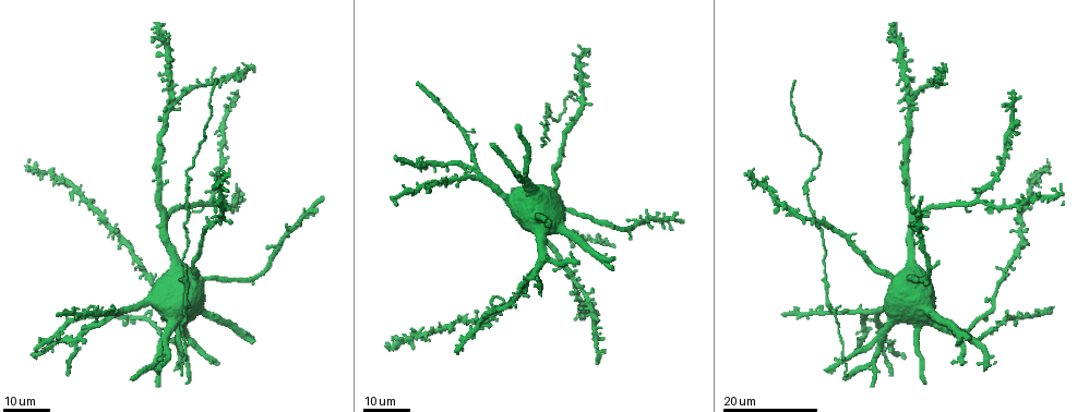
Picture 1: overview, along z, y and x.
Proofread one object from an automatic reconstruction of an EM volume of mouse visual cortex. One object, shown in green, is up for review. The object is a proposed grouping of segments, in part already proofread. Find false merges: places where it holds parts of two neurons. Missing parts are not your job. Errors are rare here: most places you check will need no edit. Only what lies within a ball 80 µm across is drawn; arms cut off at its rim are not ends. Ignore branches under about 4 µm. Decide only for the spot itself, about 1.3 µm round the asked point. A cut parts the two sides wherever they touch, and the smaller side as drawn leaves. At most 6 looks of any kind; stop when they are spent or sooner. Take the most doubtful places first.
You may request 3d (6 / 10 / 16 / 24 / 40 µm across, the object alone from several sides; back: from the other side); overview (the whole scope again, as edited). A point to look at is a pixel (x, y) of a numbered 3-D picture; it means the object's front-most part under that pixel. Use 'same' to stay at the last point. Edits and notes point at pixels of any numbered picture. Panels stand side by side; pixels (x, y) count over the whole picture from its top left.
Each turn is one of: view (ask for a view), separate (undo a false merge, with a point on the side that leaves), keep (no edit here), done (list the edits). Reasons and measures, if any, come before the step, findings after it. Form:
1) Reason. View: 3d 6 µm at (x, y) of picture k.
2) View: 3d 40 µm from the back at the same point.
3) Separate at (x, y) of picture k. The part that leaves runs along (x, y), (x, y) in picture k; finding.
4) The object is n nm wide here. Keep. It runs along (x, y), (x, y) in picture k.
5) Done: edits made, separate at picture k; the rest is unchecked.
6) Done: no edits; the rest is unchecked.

Four-way junction. View: 3d 24 µm at (865, 314) of picture 1.

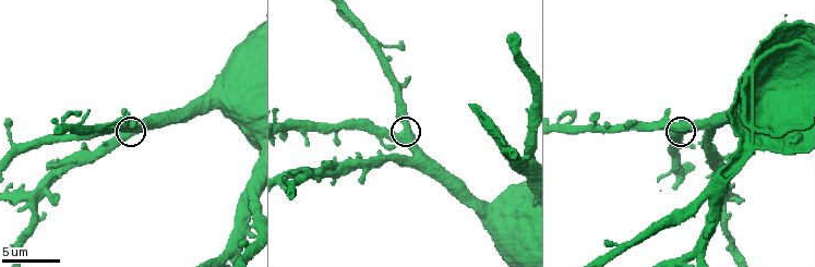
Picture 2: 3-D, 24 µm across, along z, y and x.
View: 3d 10 µm at (403, 130) of picture 2.

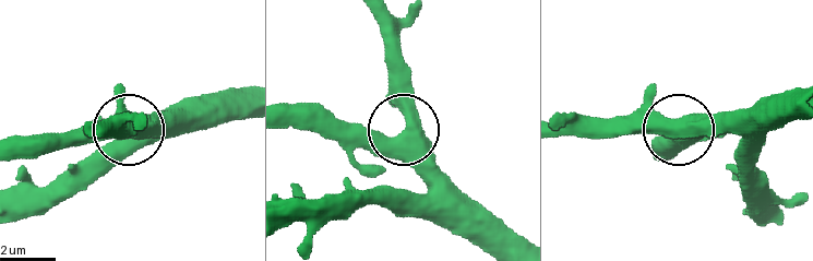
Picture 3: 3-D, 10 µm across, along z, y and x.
Keep. All the same neuron.

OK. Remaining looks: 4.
Calibre changes. View: 3d 16 µm at (77, 152) of picture 2.

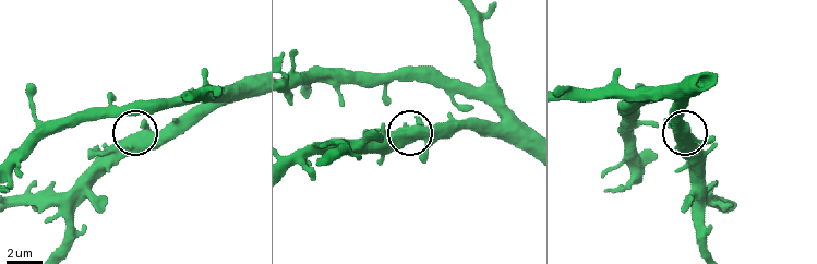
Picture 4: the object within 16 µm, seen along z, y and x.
View: 3d 16 µm from the back at (135, 136) of picture 4.

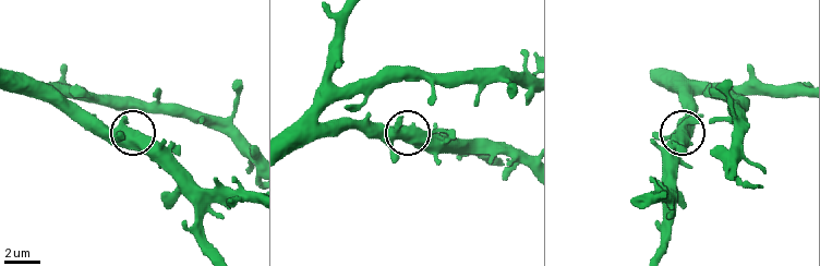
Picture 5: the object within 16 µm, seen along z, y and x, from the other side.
The object is 510 nm wide here. Keep. It runs along (654, 74), (687, 104), (677, 171) in picture 5; continuous, no second neuron.

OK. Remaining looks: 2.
Done: no edits; the rest is unchecked.

